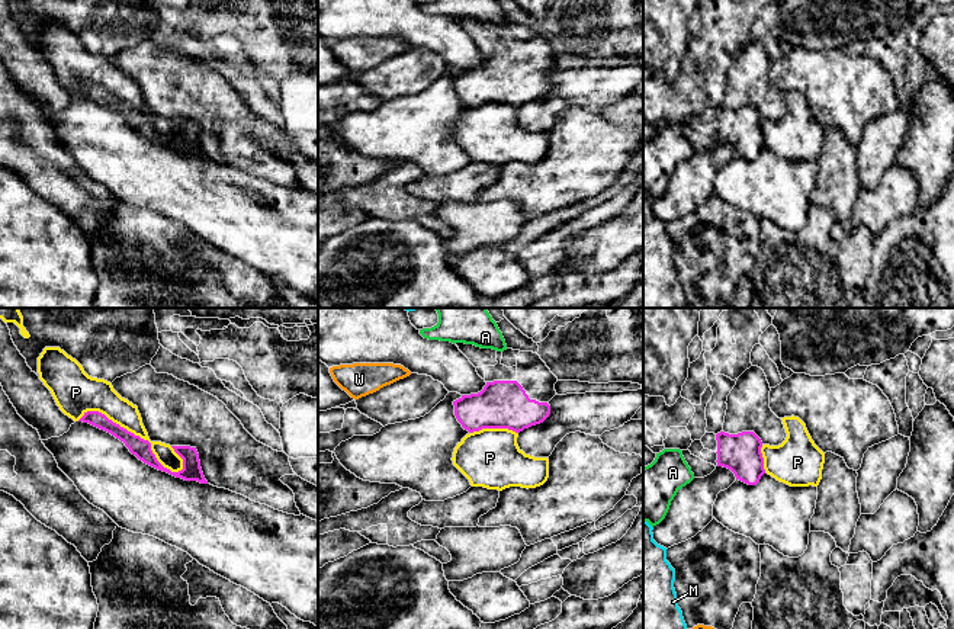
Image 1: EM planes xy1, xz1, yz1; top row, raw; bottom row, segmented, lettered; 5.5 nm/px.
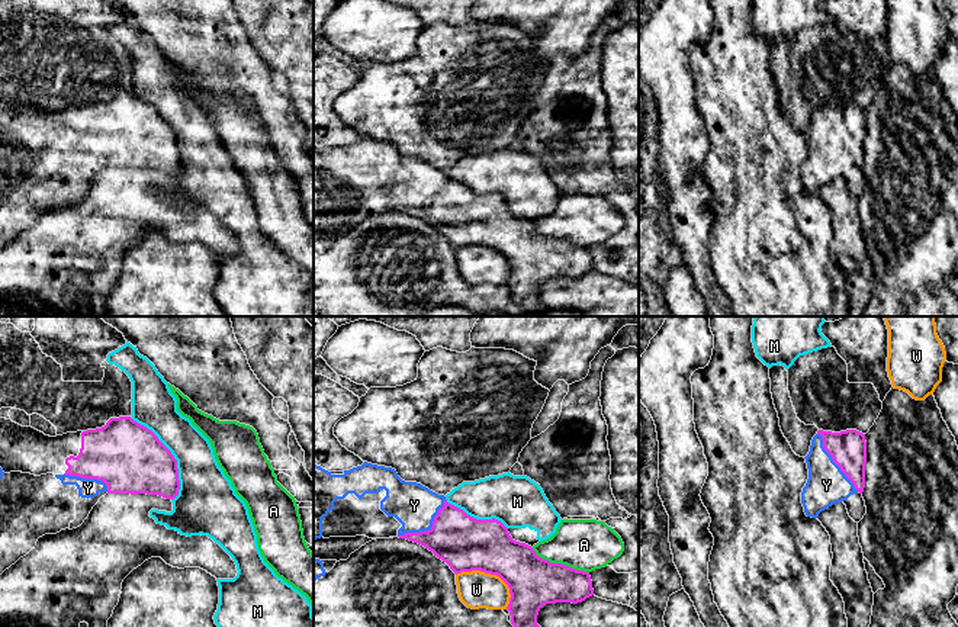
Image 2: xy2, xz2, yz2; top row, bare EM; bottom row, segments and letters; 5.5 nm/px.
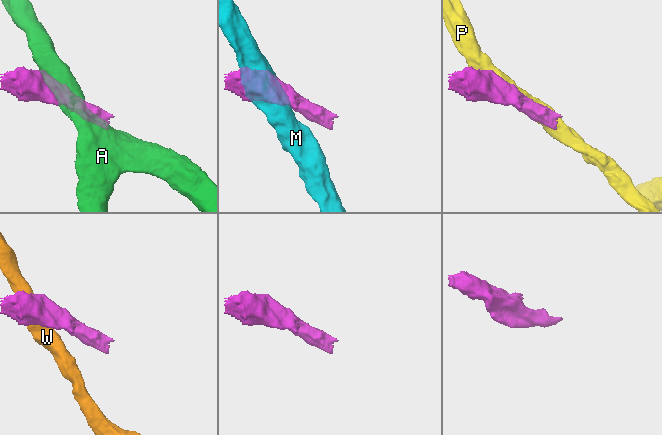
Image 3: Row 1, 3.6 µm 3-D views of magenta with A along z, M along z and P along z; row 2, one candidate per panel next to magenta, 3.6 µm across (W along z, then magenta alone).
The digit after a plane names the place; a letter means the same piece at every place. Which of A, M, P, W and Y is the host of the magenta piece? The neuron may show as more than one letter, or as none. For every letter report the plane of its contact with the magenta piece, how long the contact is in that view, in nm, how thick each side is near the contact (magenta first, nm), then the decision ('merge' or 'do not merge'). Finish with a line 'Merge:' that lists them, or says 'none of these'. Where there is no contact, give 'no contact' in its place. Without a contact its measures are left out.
A: meets magenta in xz2; contact 360 nm long; 280 nm thick on the magenta side, 280 nm on the other; do not merge
M: meets magenta in xy2; contact 500 nm long; 380 nm thick on the magenta side, 280 nm on the other; do not merge
P: meets magenta in xy1; contact 650 nm long; 100 nm thick on the magenta side, 150 nm on the other; do not merge
W: meets magenta in xz2; contact 340 nm long; 300 nm thick on the magenta side, 220 nm on the other; do not merge
Y: meets magenta in xz2; contact 340 nm long; 300 nm thick on the magenta side, 240 nm on the other; merge
Merge: Y

